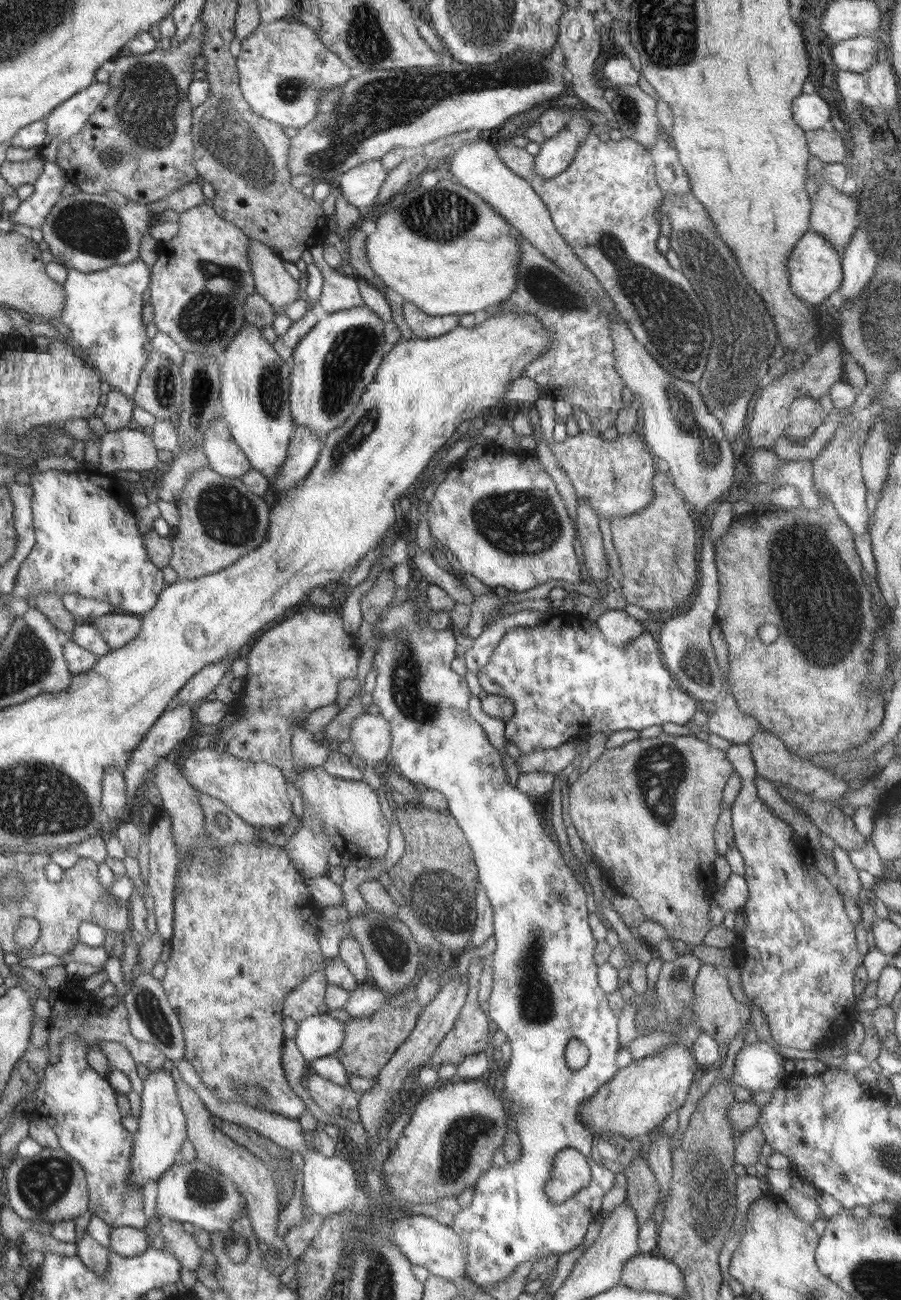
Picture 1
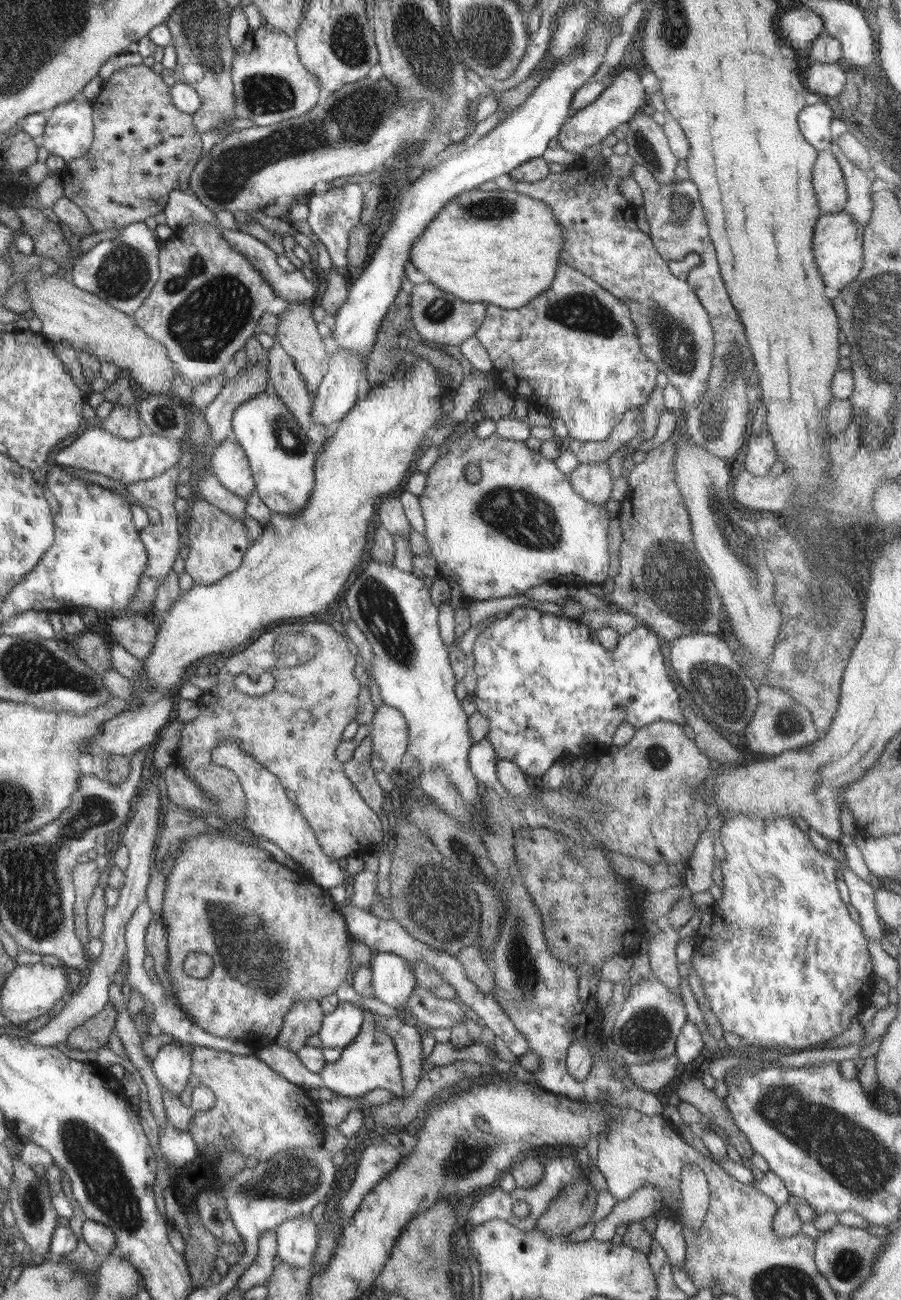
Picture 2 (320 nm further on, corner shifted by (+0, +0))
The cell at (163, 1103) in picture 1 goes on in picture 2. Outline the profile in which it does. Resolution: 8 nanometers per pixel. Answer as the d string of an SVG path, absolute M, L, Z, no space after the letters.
M177 1044L162 1046L156 1058L151 1060L151 1069L159 1080L160 1086L166 1087L179 1098L192 1074L193 1064L191 1054L184 1052Z

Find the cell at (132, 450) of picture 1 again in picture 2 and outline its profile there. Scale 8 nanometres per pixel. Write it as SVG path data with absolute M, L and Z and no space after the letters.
M116 403L110 414L97 422L114 436L123 439L134 440L141 435L137 404L126 407Z

